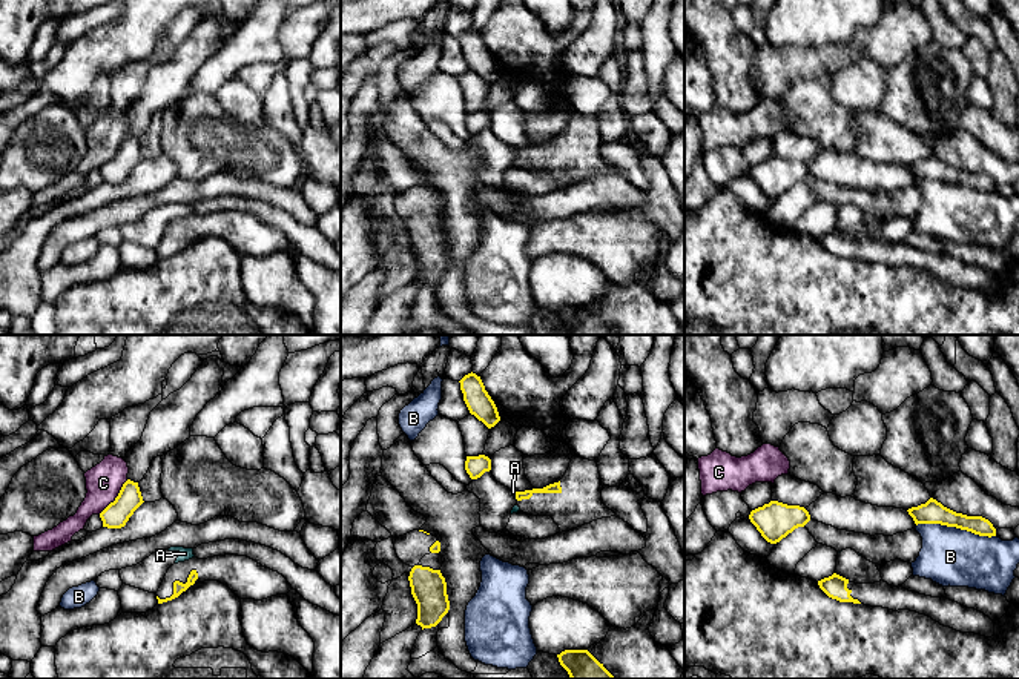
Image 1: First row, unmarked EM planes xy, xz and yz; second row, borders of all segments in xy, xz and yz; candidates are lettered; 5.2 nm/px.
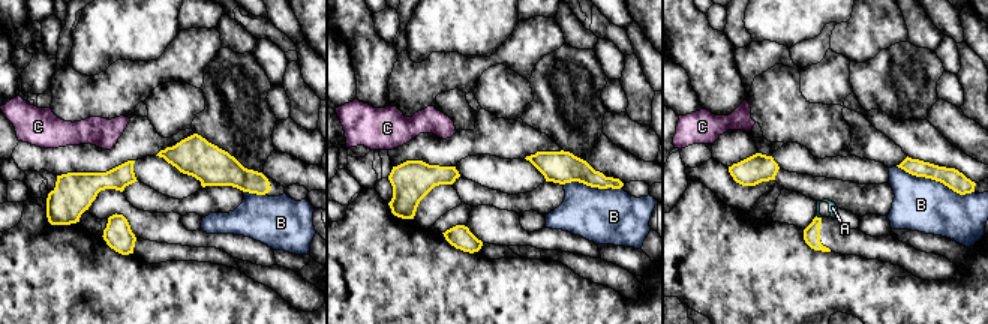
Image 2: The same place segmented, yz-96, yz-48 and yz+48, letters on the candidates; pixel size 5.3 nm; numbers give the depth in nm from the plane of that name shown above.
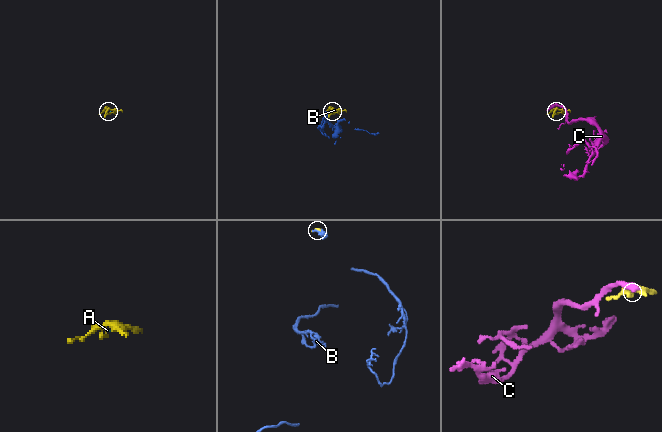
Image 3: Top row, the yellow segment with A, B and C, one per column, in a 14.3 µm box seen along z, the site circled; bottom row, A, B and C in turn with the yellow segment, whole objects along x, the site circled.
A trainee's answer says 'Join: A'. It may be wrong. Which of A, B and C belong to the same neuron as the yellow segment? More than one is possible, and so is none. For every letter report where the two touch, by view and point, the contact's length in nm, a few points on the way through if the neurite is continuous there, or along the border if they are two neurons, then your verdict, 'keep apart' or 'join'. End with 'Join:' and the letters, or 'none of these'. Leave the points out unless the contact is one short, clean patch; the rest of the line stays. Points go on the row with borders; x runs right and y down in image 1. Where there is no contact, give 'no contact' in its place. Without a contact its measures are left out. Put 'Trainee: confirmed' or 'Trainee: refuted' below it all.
A: meets yellow in xz at (516, 495); contact 40 nm long; border along xz (513, 492), (516, 498); keep apart
B: meets yellow in yz at (956, 527); contact 420 nm long; keep apart
C: meets yellow in xy at (115, 498); contact 240 nm long; border along xy (128, 480), (118, 495), (98, 513); keep apart
Join: none of these
Trainee: refuted

